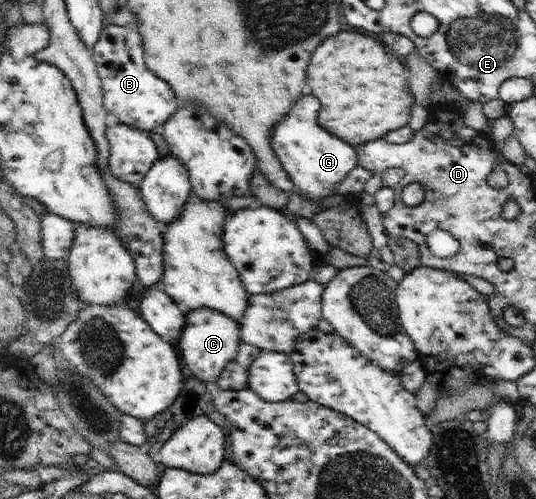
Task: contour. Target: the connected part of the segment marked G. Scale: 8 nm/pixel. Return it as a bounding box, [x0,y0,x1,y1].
[270,94,358,202]

